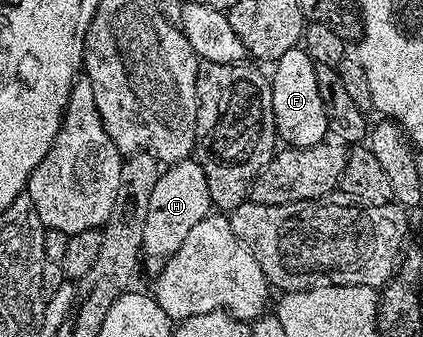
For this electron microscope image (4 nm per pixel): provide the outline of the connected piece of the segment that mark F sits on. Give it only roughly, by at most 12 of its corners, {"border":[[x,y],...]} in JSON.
{"border":[[305,48],[273,62],[279,138],[303,149],[327,140],[314,60]]}

